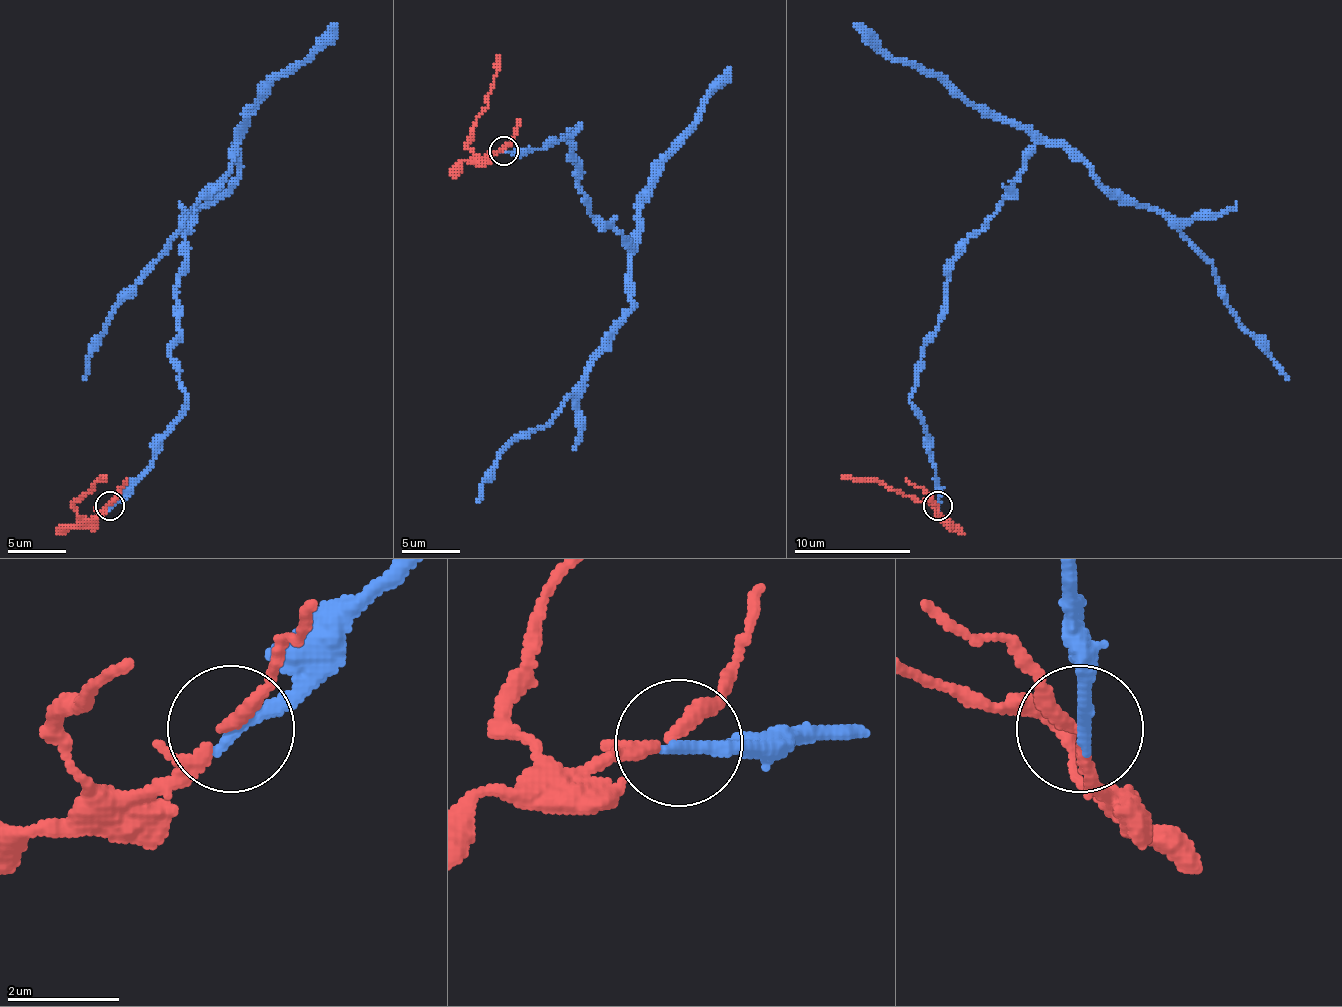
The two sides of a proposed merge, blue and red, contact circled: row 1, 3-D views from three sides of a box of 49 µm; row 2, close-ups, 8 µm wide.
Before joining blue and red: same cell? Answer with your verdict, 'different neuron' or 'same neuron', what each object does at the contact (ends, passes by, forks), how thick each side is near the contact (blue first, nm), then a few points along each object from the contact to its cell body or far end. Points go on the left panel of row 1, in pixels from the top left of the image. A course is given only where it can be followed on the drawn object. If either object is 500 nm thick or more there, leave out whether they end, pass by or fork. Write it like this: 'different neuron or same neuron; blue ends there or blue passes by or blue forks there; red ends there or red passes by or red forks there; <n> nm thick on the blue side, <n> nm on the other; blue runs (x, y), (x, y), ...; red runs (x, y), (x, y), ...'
different neuron; blue ends there; red passes by; 260 nm thick on the blue side, 220 nm on the other; blue runs (109, 505), (179, 414), (179, 268), (194, 204), (237, 143), (237, 178), (109, 318), (83, 379); red runs (109, 505), (83, 519), (74, 508), (106, 475)

